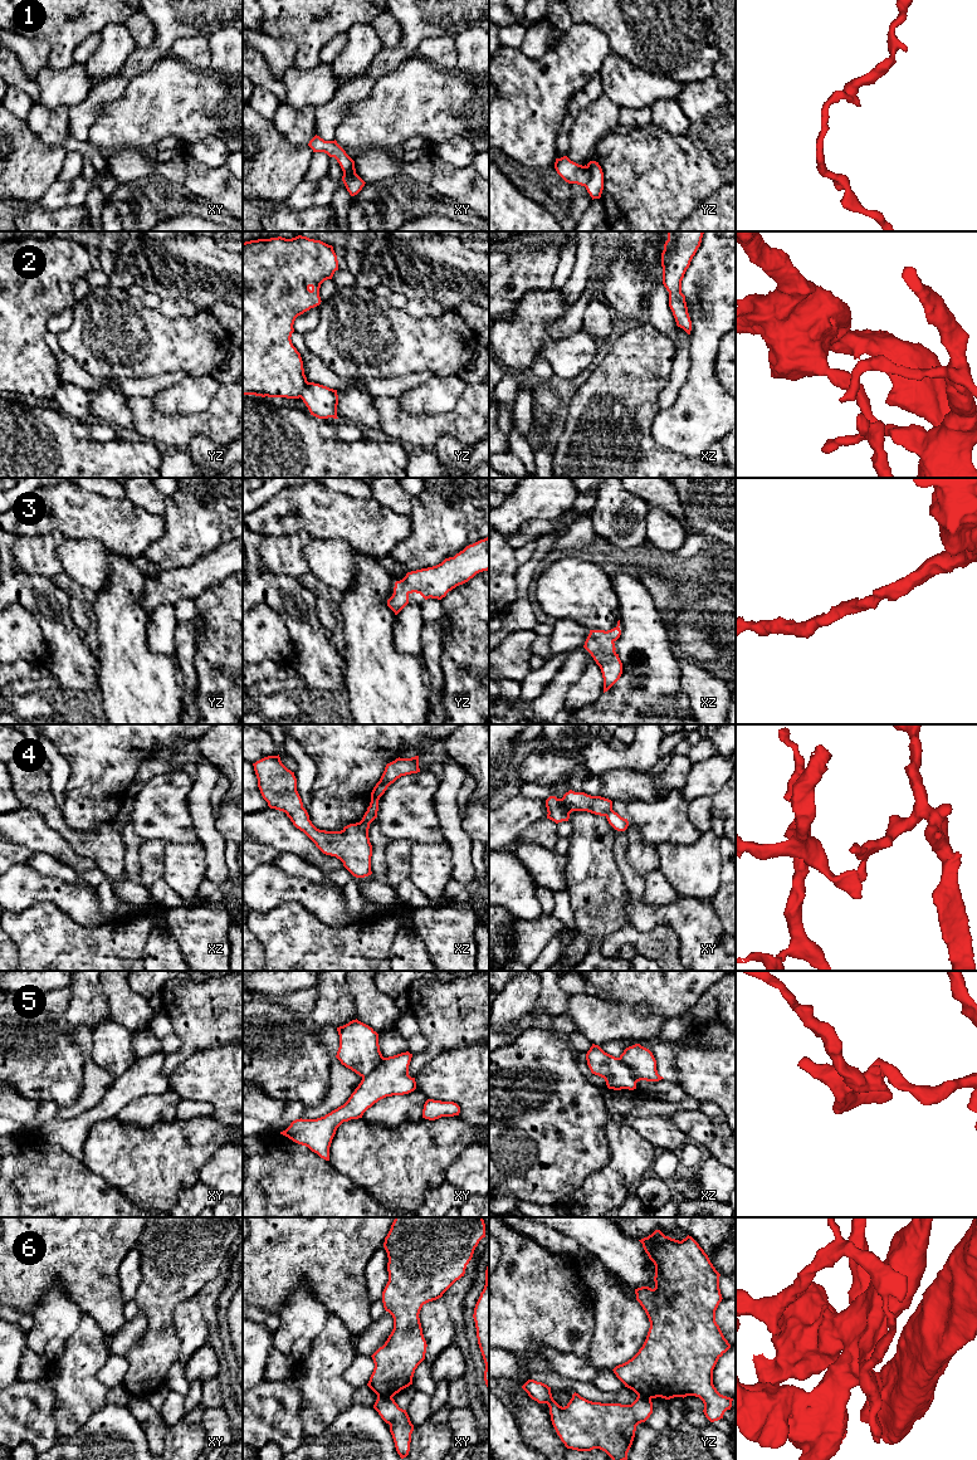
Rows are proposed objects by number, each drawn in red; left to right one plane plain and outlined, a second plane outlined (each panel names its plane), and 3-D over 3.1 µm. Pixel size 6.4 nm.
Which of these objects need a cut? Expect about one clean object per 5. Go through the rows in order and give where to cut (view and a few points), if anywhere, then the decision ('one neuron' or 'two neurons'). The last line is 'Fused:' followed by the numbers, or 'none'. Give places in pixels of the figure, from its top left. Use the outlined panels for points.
1: cut in yz along (587, 166), (589, 181), (585, 186); two neurons
2: cut in yz along (307, 381), (299, 396); two neurons
3: no cut; one neuron
4: cut in xz along (360, 821), (361, 829), (367, 835); two neurons
5: cut in xz along (618, 1058), (630, 1069), (636, 1082); two neurons
6: cut in xy along (377, 1396), (391, 1397); two neurons
Fused: 1, 2, 4, 5, 6

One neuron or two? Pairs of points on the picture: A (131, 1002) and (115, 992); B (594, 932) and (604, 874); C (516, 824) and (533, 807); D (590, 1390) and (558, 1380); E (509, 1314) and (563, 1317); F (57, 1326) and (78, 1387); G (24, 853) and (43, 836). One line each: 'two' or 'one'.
A: one
B: one
C: one
D: one
E: one
F: two
G: two

